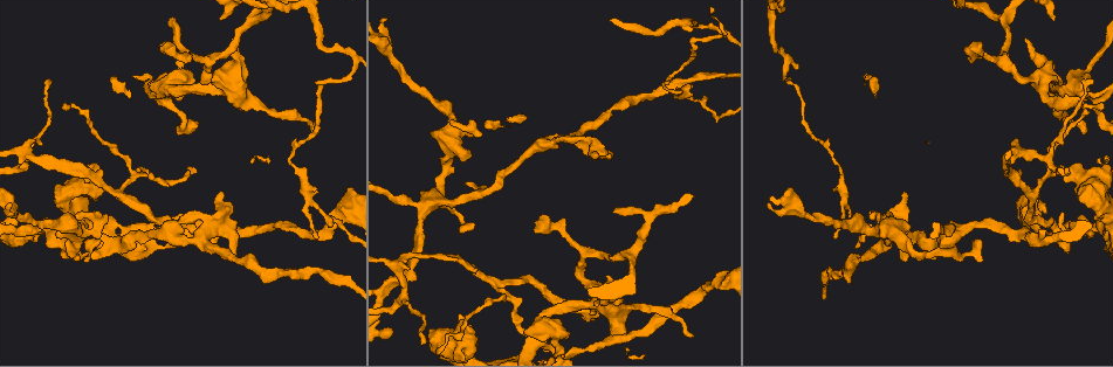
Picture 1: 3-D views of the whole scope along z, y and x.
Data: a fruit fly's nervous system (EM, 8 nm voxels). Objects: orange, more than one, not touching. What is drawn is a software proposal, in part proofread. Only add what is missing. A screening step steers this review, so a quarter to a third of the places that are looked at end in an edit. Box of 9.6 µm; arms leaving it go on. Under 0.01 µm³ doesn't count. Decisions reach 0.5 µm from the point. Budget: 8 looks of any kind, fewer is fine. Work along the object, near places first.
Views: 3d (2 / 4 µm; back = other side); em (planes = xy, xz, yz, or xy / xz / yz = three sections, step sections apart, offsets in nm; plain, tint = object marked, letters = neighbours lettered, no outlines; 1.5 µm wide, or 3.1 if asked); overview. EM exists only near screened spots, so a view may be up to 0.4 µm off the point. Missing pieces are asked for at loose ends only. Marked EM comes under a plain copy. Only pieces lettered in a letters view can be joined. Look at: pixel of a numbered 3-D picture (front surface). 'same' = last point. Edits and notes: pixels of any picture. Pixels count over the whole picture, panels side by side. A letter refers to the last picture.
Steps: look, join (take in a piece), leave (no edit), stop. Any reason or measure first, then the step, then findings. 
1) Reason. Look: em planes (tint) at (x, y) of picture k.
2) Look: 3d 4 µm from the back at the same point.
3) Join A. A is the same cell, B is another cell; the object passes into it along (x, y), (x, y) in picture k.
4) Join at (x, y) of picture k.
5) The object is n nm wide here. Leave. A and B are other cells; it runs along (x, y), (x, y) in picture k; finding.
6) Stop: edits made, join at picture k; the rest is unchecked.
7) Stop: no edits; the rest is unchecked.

Tapers out. Look: em planes (letters) at (1093, 83) of picture 1.

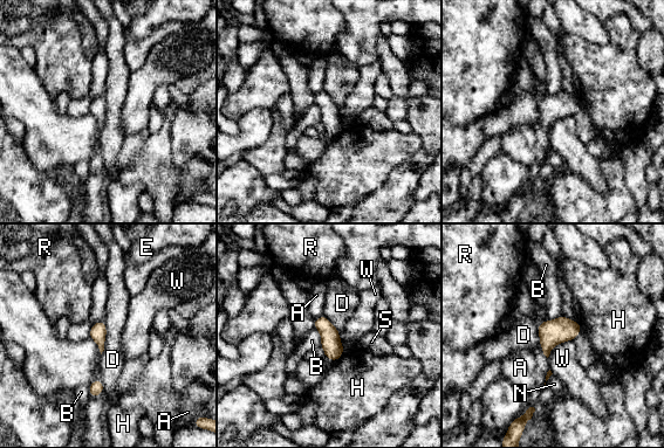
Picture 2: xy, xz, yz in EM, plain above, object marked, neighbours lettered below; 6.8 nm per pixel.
Leave. A, B, D, E, H, N, R, S and W are other cells; no lettered piece goes on from it.

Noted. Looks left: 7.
Free end. Look: 3d 4 µm at (460, 313) of picture 1.

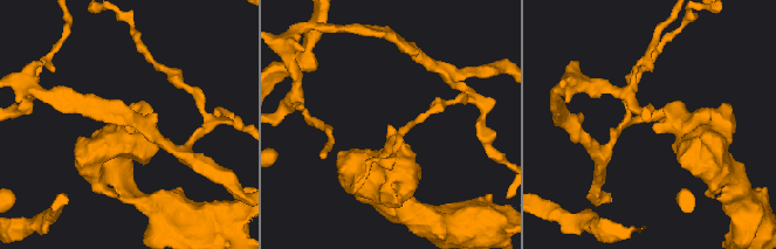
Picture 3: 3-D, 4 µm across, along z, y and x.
Look: em xy step 4 (letters) at (387, 126) of picture 3.

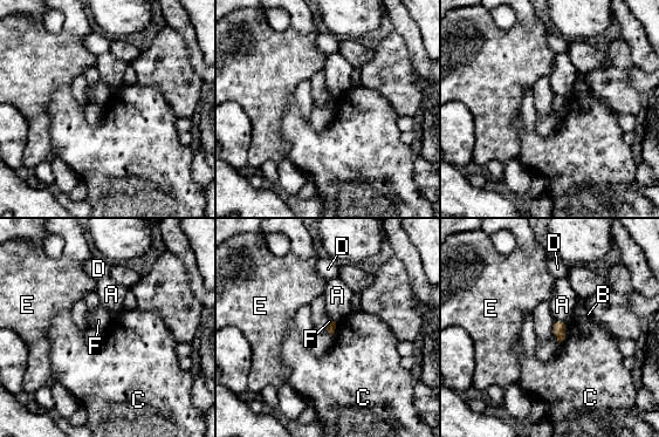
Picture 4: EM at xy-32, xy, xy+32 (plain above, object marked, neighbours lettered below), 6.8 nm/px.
Look: em planes (letters) at the same point.

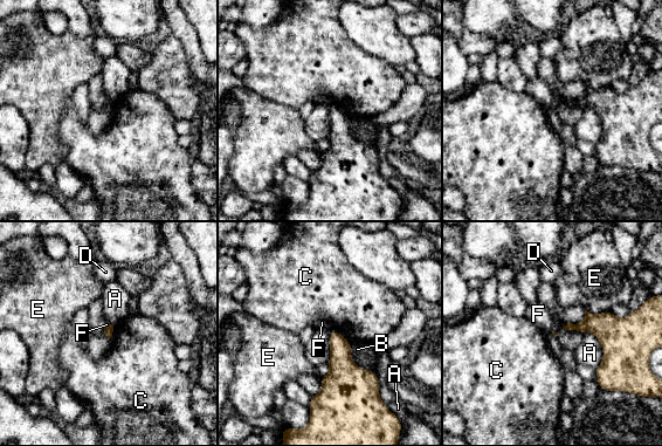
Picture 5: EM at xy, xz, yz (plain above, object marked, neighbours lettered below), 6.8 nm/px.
Leave. A, B, C, D, E and F are other cells; a border runs along (332, 329), (329, 331) in picture 5; none of them fits.

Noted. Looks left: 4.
Free end. Look: 3d 4 µm at (905, 192) of picture 1.

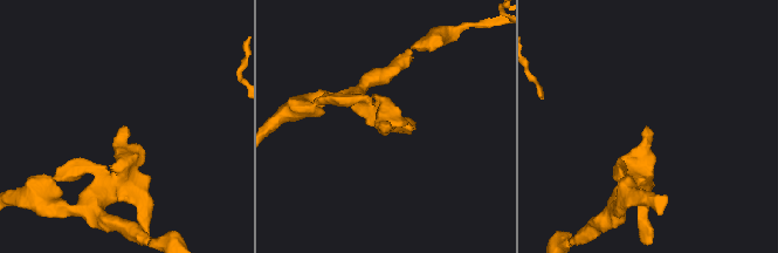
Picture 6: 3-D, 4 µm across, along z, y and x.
Now the EM. Look: em xy step 4 (tint) at (389, 126) of picture 6.

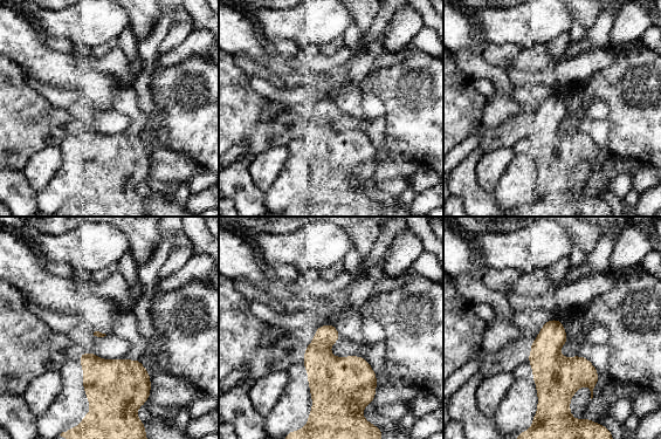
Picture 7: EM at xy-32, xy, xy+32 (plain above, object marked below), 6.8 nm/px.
Another direction. Look: em planes (letters) at the same point.

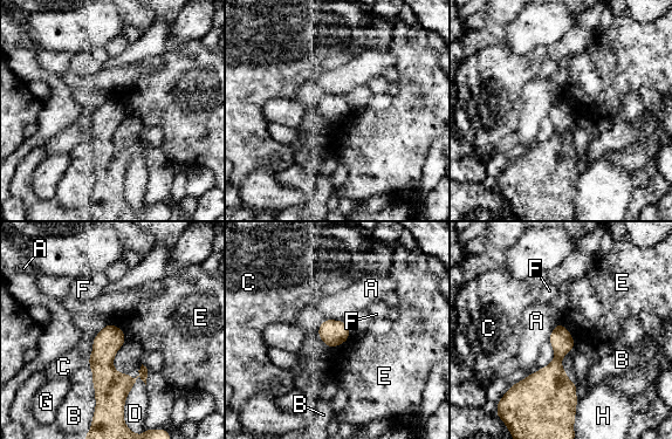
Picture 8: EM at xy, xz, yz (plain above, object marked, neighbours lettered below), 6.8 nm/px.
Leave. A, B, C, D, E, F, G and H are other cells; a border runs along (560, 322), (569, 331), (575, 343) in picture 8; none of them fits.

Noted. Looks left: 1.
Stop: no edits; the rest is unchecked.

